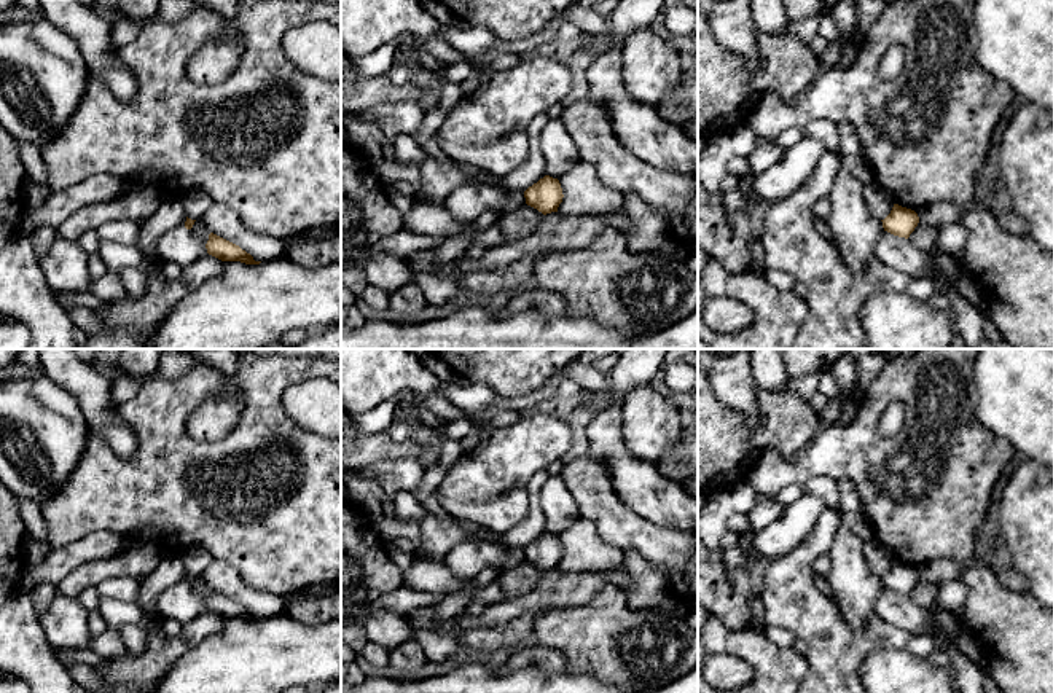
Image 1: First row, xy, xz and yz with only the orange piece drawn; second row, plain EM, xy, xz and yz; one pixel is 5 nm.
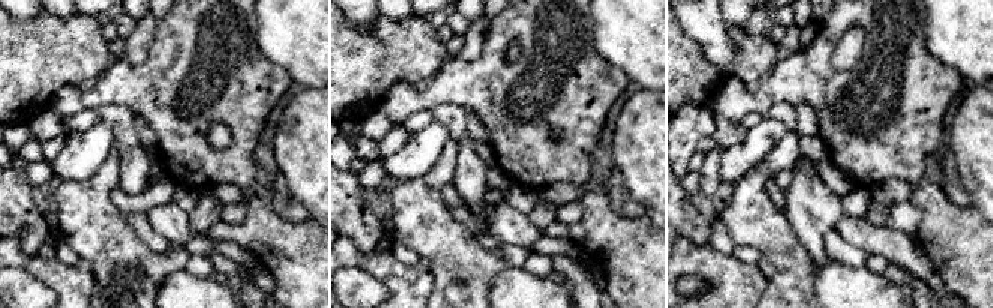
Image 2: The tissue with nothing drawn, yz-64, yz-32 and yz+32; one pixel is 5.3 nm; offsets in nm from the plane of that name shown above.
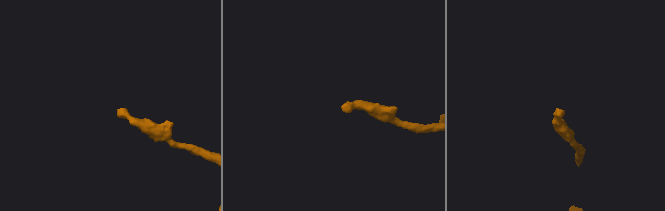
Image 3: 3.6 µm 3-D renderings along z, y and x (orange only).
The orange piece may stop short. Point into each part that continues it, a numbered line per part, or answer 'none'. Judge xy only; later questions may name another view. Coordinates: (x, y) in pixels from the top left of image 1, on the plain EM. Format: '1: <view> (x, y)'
none

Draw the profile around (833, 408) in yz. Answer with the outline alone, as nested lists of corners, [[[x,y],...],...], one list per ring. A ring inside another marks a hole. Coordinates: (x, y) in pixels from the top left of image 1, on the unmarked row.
[[[828,398],[824,409],[819,413],[822,425],[836,425],[843,413],[843,398]]]

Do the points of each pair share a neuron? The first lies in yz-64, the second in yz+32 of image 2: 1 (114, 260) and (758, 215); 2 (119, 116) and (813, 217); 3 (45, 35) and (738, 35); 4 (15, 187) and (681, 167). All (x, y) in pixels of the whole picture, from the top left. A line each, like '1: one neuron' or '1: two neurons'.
1: one neuron
2: one neuron
3: one neuron
4: two neurons

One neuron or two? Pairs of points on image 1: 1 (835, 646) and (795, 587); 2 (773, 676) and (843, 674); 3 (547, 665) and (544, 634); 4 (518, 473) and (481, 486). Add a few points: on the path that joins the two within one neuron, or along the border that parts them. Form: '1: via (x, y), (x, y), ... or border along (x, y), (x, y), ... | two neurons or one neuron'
1: via (830, 630), (808, 607), (808, 599) | one neuron
2: border along (806, 657), (806, 673), (803, 676) | two neurons
3: border along (534, 642), (556, 649), (563, 657), (564, 669) | two neurons
4: via (508, 473), (494, 473), (491, 477) | one neuron

